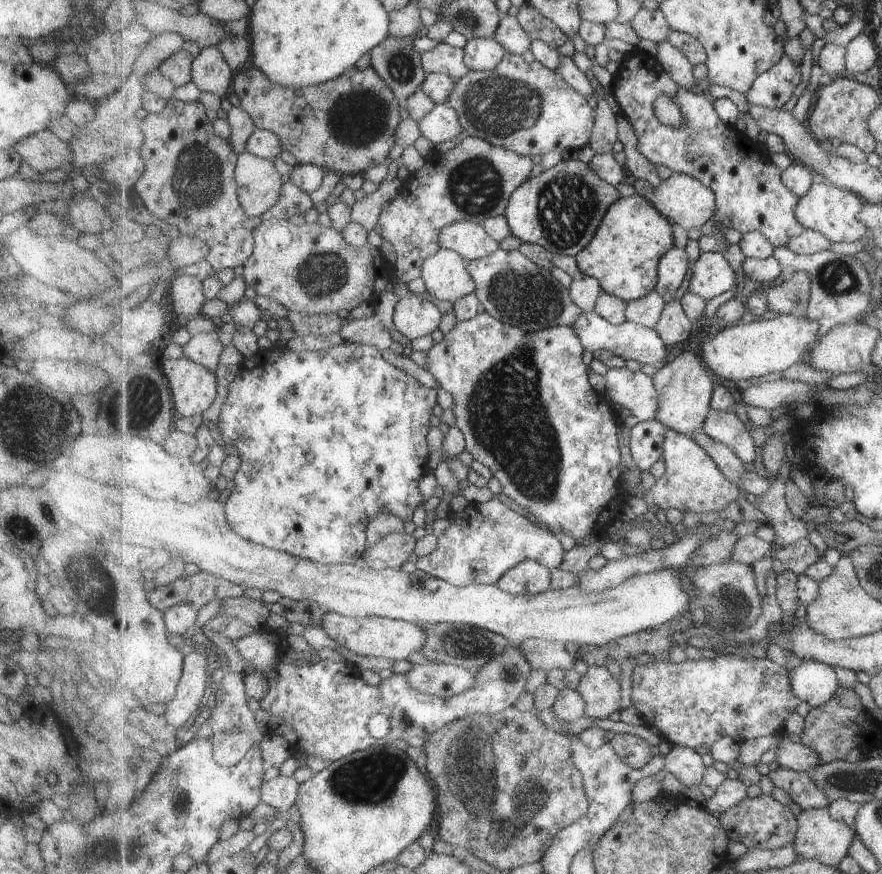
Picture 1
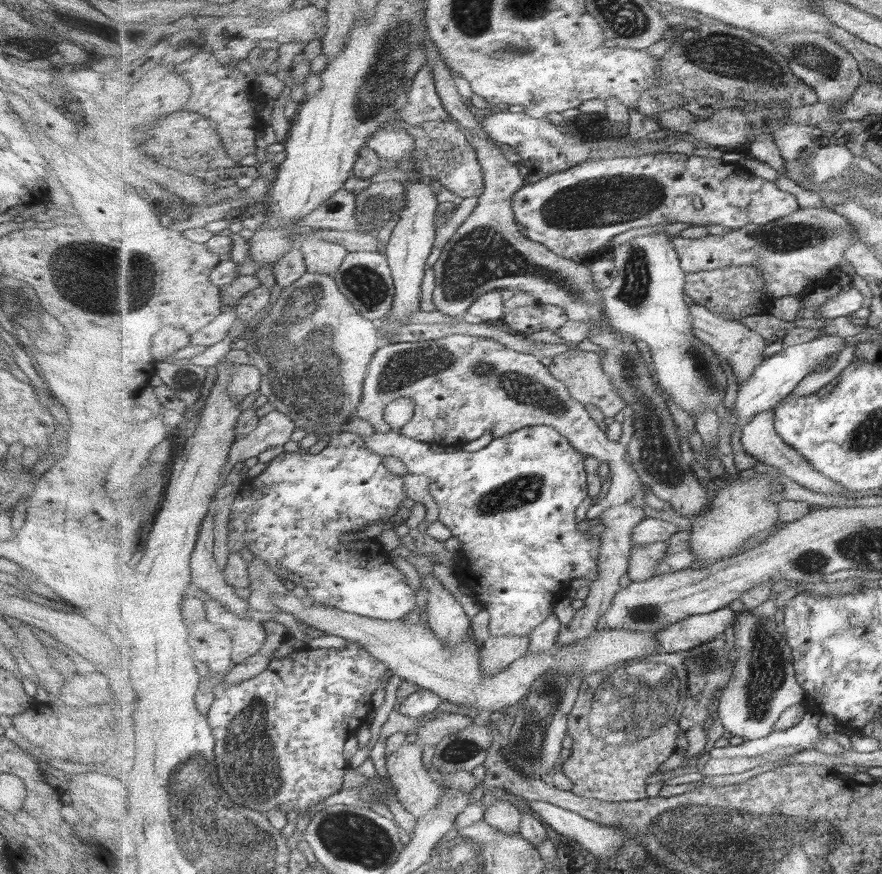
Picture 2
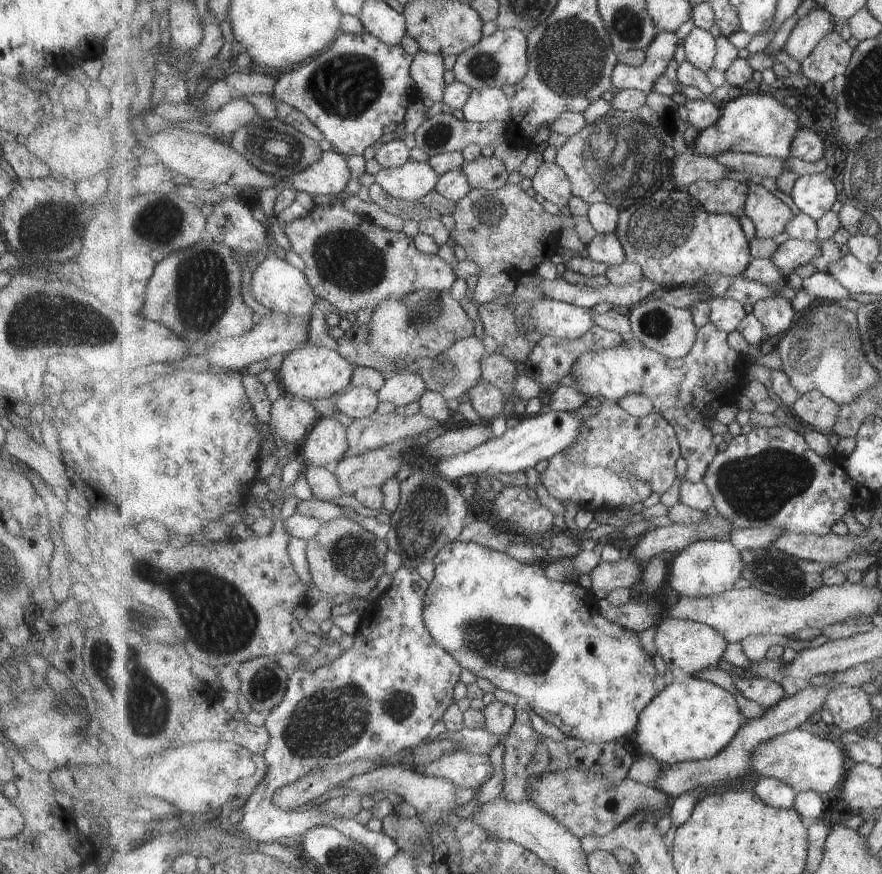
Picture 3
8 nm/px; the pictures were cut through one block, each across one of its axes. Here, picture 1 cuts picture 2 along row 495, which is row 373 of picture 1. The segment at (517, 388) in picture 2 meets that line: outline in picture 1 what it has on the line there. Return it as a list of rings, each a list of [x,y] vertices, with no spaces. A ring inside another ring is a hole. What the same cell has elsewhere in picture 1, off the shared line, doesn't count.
[[[625,367],[610,368],[603,377],[603,397],[607,401],[628,408],[639,423],[656,420],[659,414],[659,394],[652,376],[641,371],[631,372]]]

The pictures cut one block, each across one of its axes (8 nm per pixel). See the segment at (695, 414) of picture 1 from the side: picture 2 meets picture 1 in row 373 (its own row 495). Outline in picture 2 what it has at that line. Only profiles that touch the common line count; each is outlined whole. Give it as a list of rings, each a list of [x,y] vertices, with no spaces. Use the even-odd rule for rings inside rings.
[[[427,29],[425,30],[423,43],[427,43],[427,48],[425,48],[427,49],[427,62],[434,65],[435,85],[438,96],[442,101],[441,107],[446,110],[453,121],[456,121],[467,130],[466,136],[469,143],[476,149],[478,160],[484,170],[484,192],[479,197],[477,206],[450,240],[444,244],[439,259],[433,265],[436,283],[432,293],[432,300],[435,308],[454,318],[461,318],[469,311],[471,304],[475,300],[479,300],[479,297],[483,296],[483,294],[491,290],[511,289],[532,294],[539,303],[553,304],[565,309],[571,321],[592,322],[591,334],[589,334],[588,339],[605,349],[604,360],[602,361],[603,369],[605,369],[607,375],[613,377],[613,385],[621,391],[621,397],[627,401],[628,411],[631,410],[633,413],[634,432],[627,444],[627,450],[635,471],[640,476],[639,479],[649,486],[649,490],[657,498],[665,501],[667,505],[671,506],[683,517],[689,517],[693,520],[703,515],[703,513],[707,513],[712,496],[709,496],[705,483],[695,476],[690,462],[683,458],[683,452],[679,448],[680,436],[679,432],[677,432],[677,424],[667,404],[668,396],[662,391],[660,384],[655,381],[645,358],[635,345],[635,340],[629,340],[627,335],[609,328],[609,324],[605,322],[602,289],[593,284],[593,272],[591,272],[589,266],[581,264],[577,259],[559,256],[558,253],[547,248],[547,245],[531,240],[519,232],[519,223],[516,221],[514,214],[513,196],[525,185],[525,177],[521,176],[521,172],[519,172],[519,168],[515,163],[511,162],[509,158],[505,158],[503,150],[495,144],[486,132],[478,112],[475,112],[476,110],[469,103],[467,104],[459,94],[459,90],[455,86],[457,77],[445,65],[445,60],[443,60],[443,56],[439,52],[439,46],[429,38]]]

